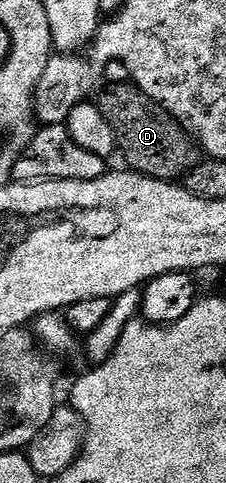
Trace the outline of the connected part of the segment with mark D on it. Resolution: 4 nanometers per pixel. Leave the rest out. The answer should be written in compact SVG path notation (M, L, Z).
M113 84L105 87L98 99L98 107L110 122L116 135L119 151L124 151L128 159L127 167L144 176L153 176L159 180L183 181L194 166L202 159L202 149L194 139L193 133L185 128L175 116L171 116L161 104L154 101L137 88L135 84Z

